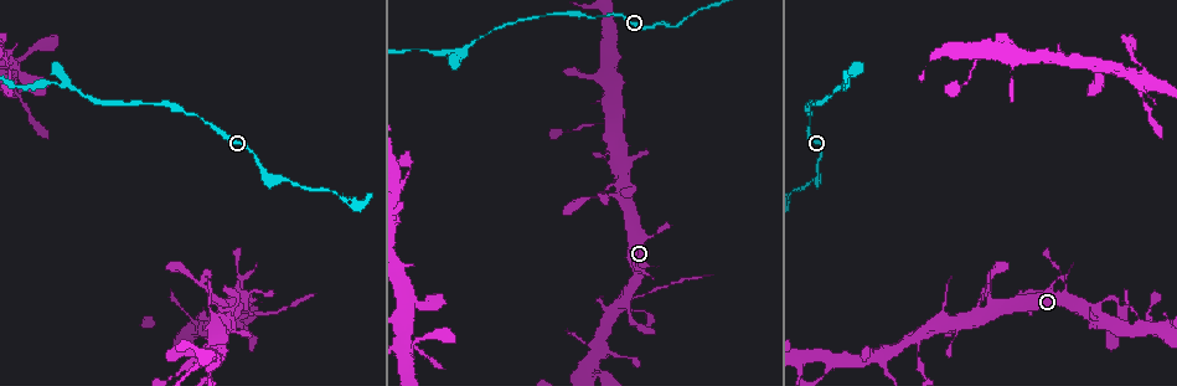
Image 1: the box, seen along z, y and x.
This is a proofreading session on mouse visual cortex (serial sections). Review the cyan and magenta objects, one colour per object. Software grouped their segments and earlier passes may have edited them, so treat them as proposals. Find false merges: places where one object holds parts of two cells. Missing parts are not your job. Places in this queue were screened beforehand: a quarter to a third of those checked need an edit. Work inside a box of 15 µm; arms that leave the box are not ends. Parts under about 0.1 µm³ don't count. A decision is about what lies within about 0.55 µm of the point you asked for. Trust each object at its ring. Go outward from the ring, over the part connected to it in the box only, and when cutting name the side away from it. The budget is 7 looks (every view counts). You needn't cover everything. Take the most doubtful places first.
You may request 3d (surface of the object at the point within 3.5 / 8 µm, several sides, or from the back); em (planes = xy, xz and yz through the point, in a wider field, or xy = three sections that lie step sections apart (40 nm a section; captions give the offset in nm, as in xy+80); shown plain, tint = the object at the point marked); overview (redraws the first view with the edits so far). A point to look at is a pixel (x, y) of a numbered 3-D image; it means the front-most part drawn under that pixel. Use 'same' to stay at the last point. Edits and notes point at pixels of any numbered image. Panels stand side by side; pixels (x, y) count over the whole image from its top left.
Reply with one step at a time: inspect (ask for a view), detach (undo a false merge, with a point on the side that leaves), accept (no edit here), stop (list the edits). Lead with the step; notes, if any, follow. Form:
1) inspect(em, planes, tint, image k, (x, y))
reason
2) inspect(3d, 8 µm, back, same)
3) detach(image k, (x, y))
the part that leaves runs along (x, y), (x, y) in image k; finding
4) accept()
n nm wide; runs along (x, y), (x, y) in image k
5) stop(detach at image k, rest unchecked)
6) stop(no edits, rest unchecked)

inspect(3d, 3.5 µm, image 1, (467, 45))
three arms meet

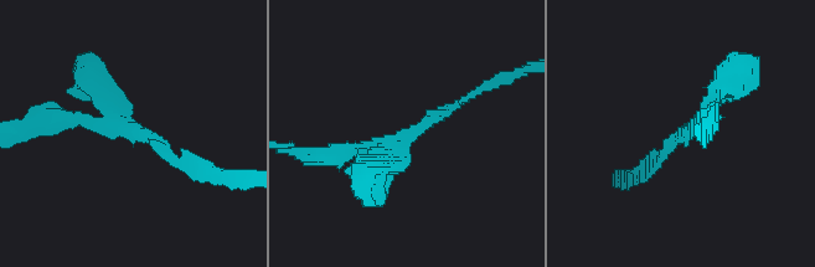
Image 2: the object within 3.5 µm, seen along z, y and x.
inspect(em, planes, tint, image 2, (127, 131))
3 arms; arms of 100, 200, 250 nm

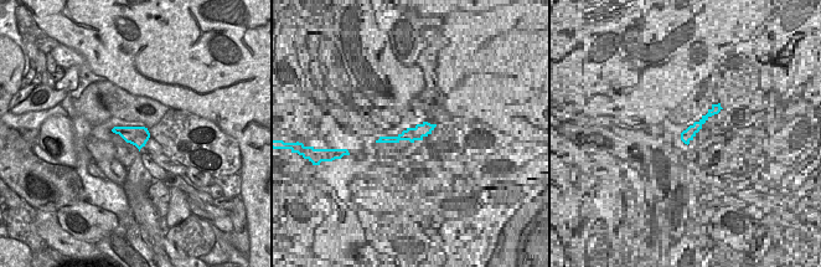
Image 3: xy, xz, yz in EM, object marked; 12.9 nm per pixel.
inspect(em, xy, step 1, tint, same)
cut it another way

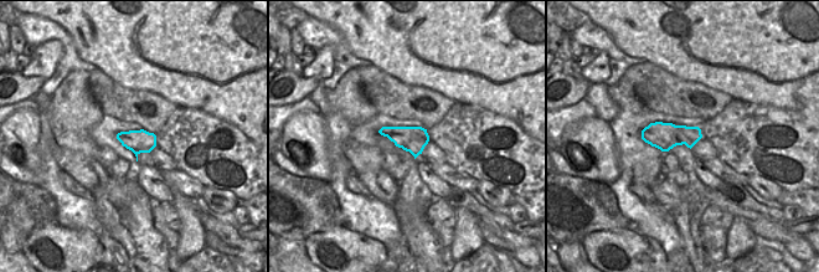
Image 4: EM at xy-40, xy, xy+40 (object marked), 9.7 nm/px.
detach(image 2, (395, 169))
two cells meet here

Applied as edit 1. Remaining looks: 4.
inspect(3d, 8 µm, image 1, (991, 292))
calibre changes

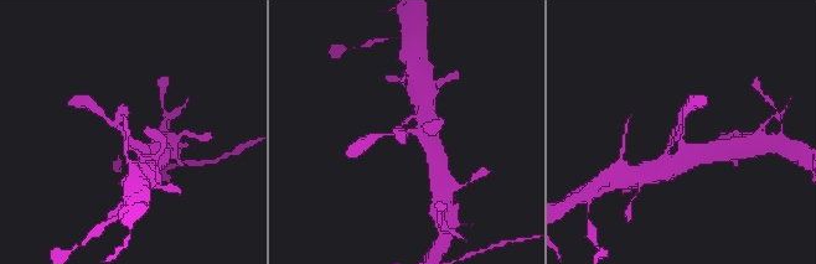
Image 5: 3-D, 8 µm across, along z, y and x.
inspect(em, planes, tint, image 5, (683, 133))

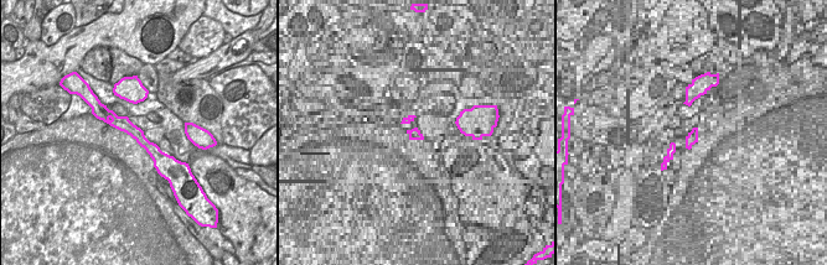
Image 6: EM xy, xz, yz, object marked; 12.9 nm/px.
accept()
runs along (108, 113), (163, 160), (170, 160) in image 6; one cell here

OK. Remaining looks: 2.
inspect(3d, 3.5 µm, image 1, (1093, 310))
looks like a crossing

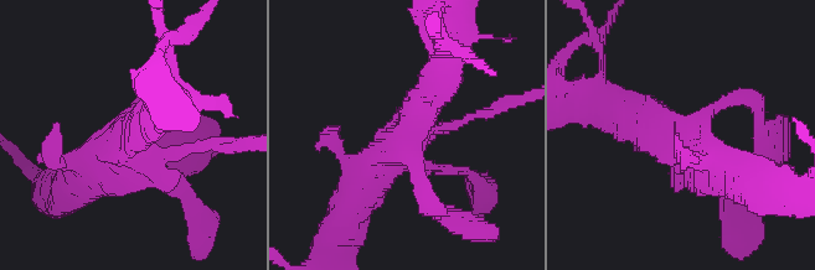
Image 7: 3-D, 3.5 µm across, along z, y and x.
inspect(em, xy, step 3, tint, image 7, (134, 139))
now the EM

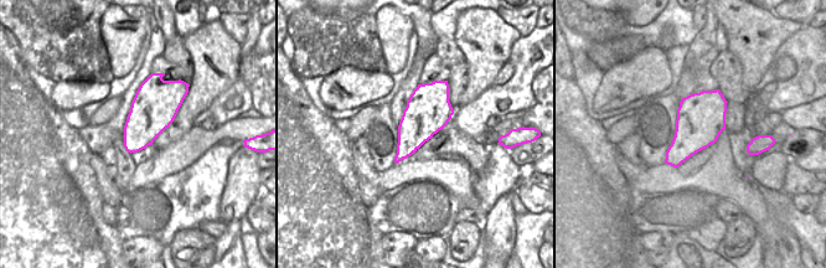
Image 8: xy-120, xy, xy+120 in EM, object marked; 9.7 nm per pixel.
accept()
runs along (444, 69), (407, 139), (365, 187) in image 7; continuous, no second cell

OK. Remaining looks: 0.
stop(detach at image 2, rest unchecked)

